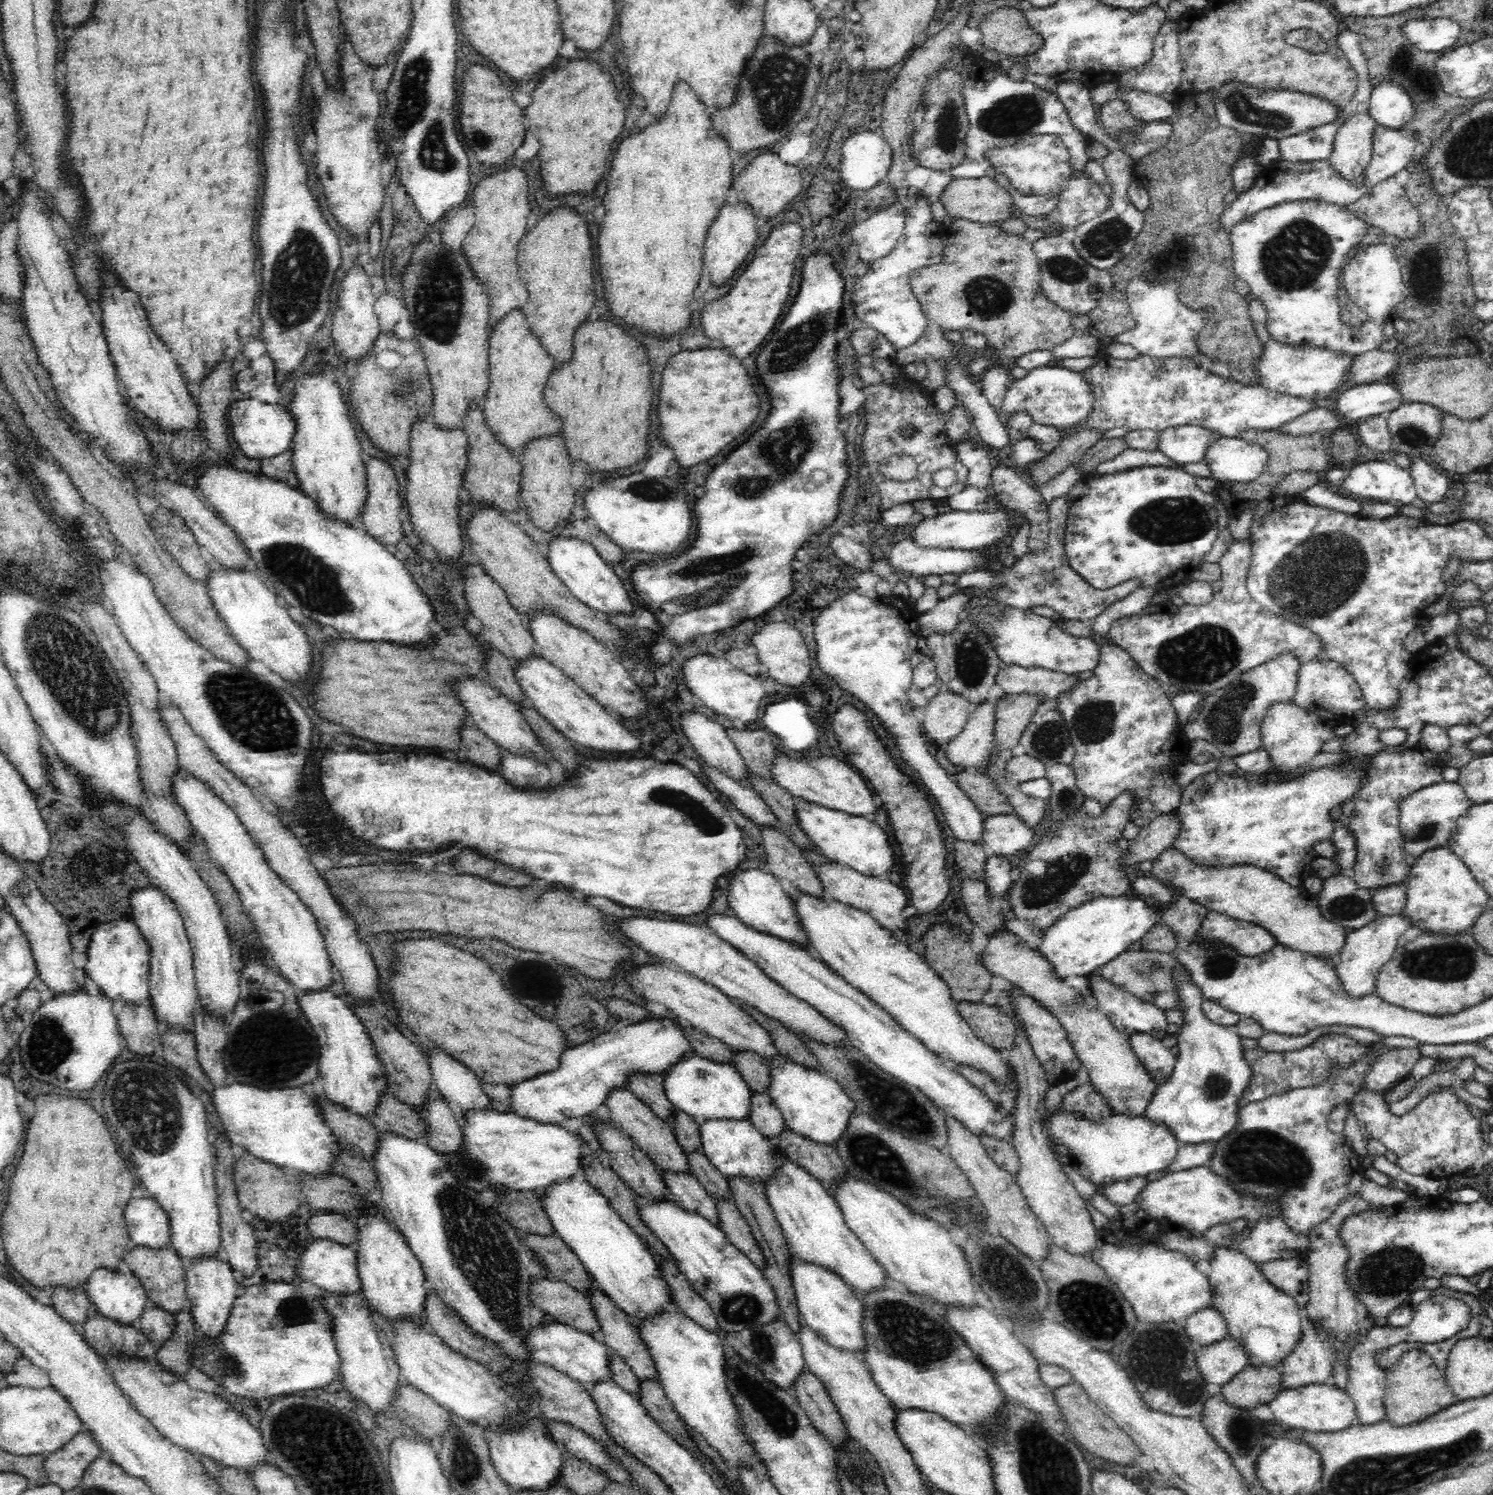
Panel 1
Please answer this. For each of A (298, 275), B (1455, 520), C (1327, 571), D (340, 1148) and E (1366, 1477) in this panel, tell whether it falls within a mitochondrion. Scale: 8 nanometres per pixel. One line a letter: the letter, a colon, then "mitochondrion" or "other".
A: mitochondrion
B: other
C: mitochondrion
D: other
E: mitochondrion

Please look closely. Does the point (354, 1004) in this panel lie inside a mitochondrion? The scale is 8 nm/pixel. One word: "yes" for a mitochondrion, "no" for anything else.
no

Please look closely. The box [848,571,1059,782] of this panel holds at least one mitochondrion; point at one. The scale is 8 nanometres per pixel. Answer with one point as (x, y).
(971, 658)

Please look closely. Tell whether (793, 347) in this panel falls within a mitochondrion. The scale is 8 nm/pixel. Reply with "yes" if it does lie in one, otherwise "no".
yes

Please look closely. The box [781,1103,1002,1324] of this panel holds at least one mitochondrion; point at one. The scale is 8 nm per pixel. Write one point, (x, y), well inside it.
(876, 1159)

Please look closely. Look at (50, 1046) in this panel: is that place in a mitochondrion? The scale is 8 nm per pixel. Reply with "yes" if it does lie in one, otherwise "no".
yes

